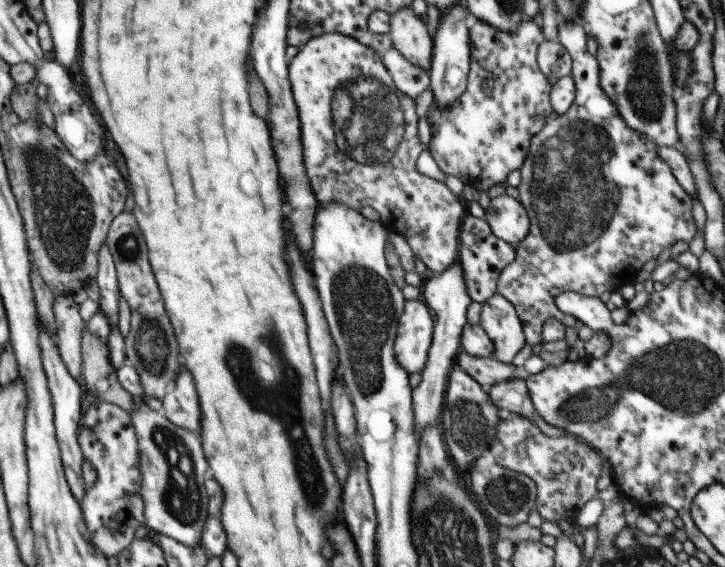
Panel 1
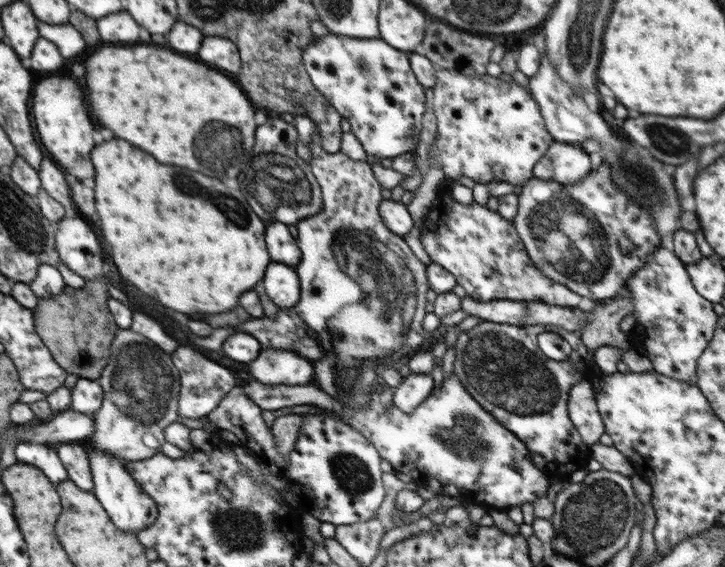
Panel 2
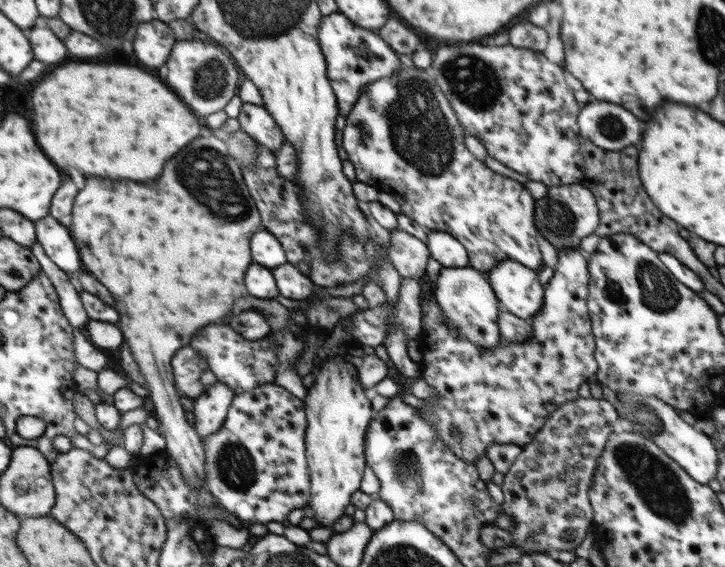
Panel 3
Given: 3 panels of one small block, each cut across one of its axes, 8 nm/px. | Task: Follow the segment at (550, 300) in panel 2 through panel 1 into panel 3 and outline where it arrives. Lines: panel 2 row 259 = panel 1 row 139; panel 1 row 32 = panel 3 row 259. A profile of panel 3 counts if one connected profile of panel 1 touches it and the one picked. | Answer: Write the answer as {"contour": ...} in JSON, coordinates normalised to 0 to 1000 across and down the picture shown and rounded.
{"contour":[[[556,118],[543,132],[509,146],[486,198],[476,208],[472,256],[490,296],[492,319],[535,339],[550,356],[557,381],[586,404],[604,406],[630,420],[644,441],[648,471],[670,483],[697,459],[717,460],[734,476],[746,476],[748,448],[737,392],[738,349],[724,326],[670,295],[647,268],[641,229],[594,125]]]}

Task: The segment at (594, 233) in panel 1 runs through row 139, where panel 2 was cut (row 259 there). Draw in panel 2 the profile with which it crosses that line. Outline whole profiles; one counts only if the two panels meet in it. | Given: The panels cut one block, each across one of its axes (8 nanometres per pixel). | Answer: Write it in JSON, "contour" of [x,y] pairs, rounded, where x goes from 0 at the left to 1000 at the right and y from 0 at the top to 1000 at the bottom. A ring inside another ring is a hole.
{"contour":[[[830,286],[822,300],[808,307],[808,314],[803,314],[794,325],[778,328],[772,321],[742,314],[726,319],[714,346],[714,372],[709,381],[708,397],[731,457],[750,485],[781,501],[786,511],[800,522],[810,522],[825,531],[841,529],[858,520],[863,492],[891,467],[894,453],[899,453],[899,446],[912,434],[913,423],[902,402],[902,392],[892,365],[883,365],[881,360],[883,356],[866,346],[866,339],[855,335],[847,325],[839,286]],[[772,451],[783,451],[783,462],[770,462]],[[800,455],[806,459],[800,462]],[[786,466],[800,466],[800,469],[786,473]],[[777,483],[783,483],[786,490],[800,494],[800,497],[793,497]]]}

